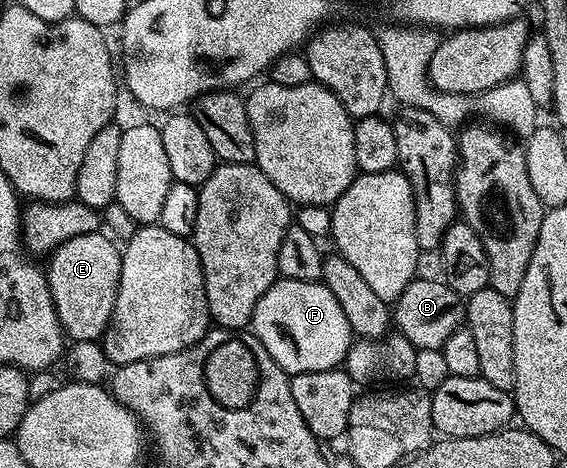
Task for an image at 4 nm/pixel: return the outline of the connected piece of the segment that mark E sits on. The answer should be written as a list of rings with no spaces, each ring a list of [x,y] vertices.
[[[103,232],[73,236],[52,250],[49,260],[45,273],[64,335],[75,342],[102,339],[111,322],[121,280],[123,255],[115,238]]]

